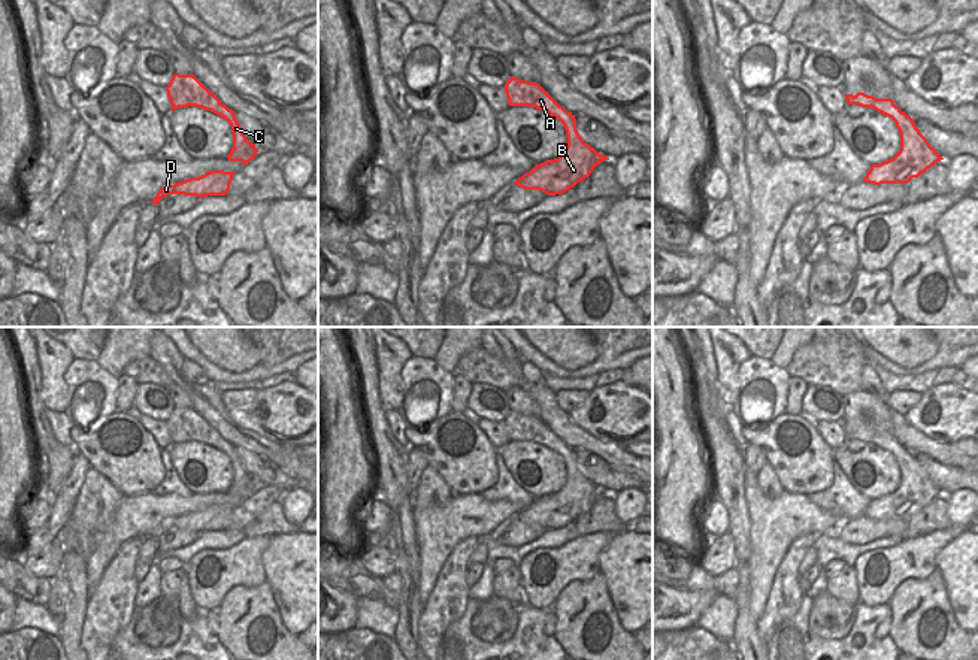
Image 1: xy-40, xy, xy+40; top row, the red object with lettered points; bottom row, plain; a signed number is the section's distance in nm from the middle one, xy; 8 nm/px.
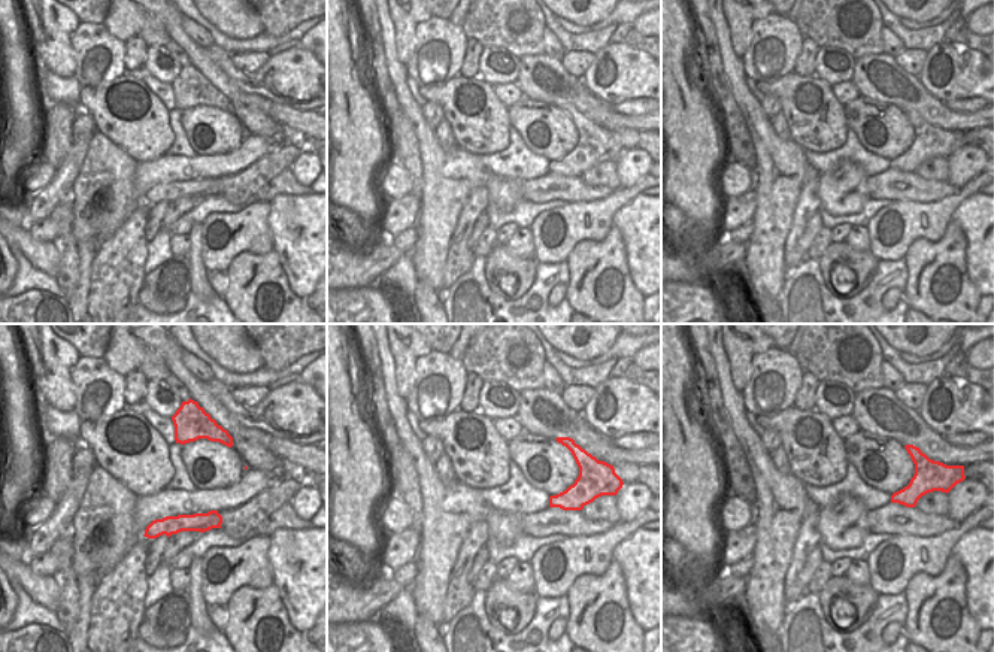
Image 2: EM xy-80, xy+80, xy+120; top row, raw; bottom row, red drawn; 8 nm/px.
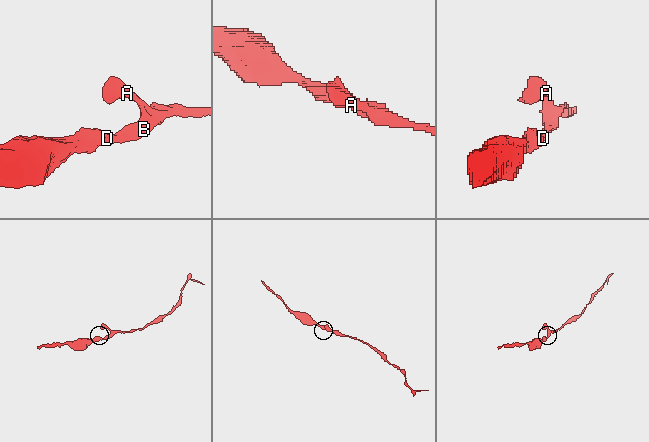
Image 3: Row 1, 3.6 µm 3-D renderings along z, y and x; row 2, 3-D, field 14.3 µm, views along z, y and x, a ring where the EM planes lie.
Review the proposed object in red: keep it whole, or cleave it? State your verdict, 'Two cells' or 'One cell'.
One cell

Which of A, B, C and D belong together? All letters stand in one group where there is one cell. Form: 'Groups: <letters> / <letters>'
Groups: A B C D

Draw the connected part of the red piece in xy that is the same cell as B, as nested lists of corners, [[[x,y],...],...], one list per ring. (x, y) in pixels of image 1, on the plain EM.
[[[511,411],[503,423],[509,440],[530,440],[548,446],[564,460],[567,472],[567,481],[558,493],[536,499],[518,512],[515,520],[548,530],[563,529],[588,512],[599,497],[609,494],[581,473],[575,449],[560,440],[539,418]]]

